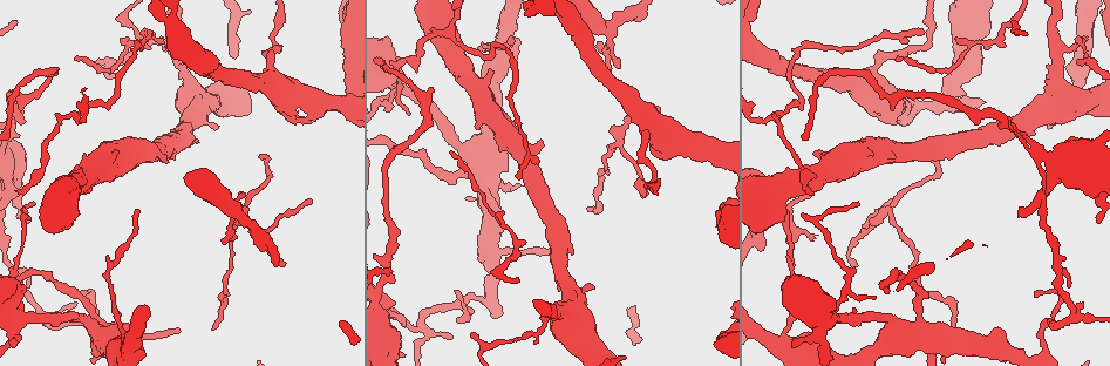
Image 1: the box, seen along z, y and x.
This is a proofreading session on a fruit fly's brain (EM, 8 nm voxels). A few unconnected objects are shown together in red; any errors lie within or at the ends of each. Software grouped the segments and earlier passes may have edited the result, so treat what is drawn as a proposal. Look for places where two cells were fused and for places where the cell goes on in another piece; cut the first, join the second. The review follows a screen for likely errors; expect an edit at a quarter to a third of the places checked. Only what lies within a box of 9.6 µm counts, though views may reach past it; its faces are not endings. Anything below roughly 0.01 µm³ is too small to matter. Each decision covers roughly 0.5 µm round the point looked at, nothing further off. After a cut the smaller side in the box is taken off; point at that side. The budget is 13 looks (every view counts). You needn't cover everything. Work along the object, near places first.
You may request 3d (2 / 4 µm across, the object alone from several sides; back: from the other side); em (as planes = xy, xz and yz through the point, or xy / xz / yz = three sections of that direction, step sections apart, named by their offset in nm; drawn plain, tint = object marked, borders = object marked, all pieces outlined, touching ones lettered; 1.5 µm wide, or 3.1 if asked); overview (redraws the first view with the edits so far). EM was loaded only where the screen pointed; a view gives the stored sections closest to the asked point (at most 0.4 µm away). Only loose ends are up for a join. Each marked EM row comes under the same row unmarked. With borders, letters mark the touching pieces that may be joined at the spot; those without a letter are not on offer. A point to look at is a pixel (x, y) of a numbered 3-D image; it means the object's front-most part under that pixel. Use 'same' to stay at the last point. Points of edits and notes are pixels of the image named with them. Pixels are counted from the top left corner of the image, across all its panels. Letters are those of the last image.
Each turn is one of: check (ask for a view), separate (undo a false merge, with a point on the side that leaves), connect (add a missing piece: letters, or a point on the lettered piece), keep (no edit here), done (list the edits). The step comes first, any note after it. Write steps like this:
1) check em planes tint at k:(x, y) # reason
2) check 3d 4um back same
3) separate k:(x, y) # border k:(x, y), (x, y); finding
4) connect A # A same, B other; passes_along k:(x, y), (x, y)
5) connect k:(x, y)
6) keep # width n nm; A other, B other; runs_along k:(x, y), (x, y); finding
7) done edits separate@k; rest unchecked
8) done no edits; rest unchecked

check 3d 4um at 1:(22, 318) # sharp bend

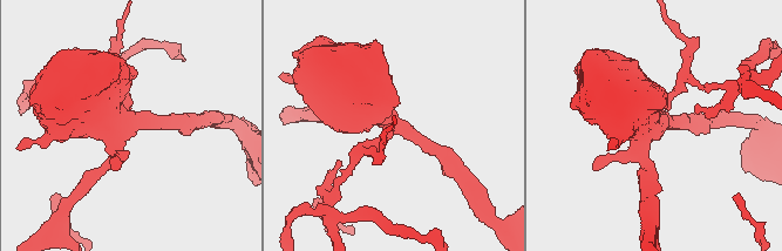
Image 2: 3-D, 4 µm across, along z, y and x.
check em xy step 4 tint at 2:(657, 121) # arms 4; now the EM

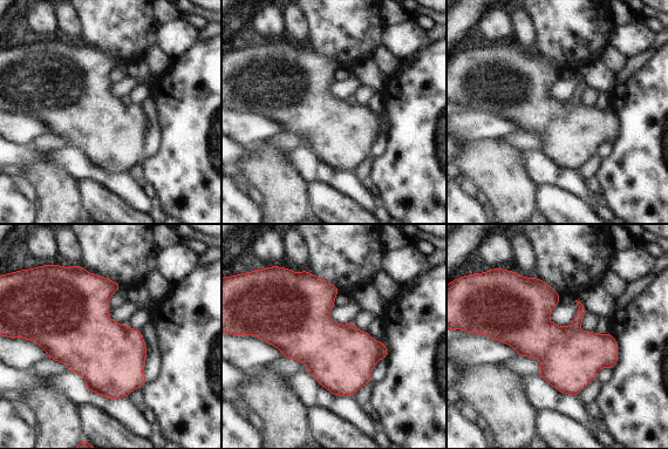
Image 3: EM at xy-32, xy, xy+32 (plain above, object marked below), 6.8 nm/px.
check em planes borders same # another direction

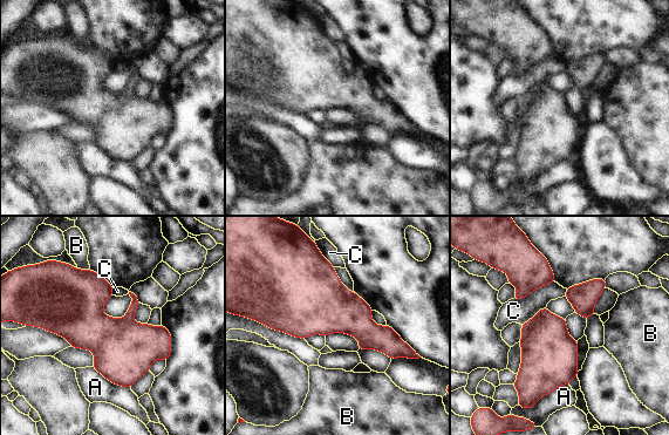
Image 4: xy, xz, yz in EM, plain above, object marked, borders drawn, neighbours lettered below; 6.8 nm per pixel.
separate 4:(132, 308) # A other, B other, C other; border 4:(124, 317), (132, 321); a second cell is stuck on

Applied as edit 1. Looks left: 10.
check overview # see it whole again

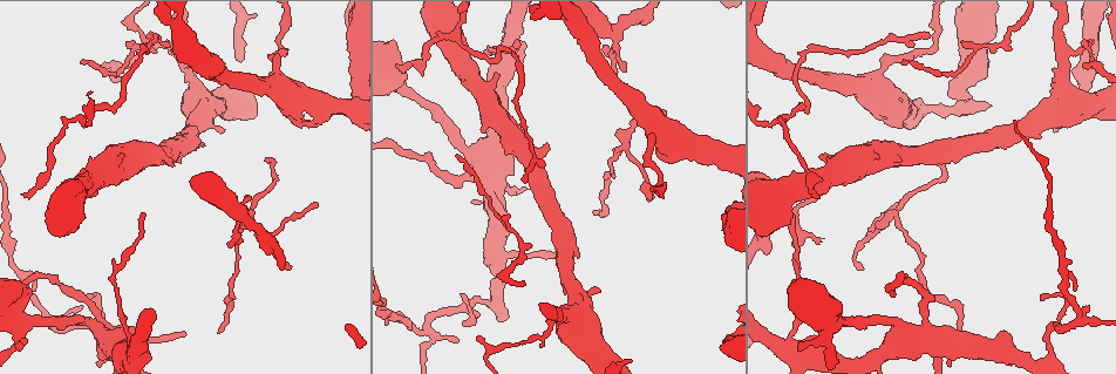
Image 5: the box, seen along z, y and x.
check 3d 4um at 5:(316, 205) # tapers out

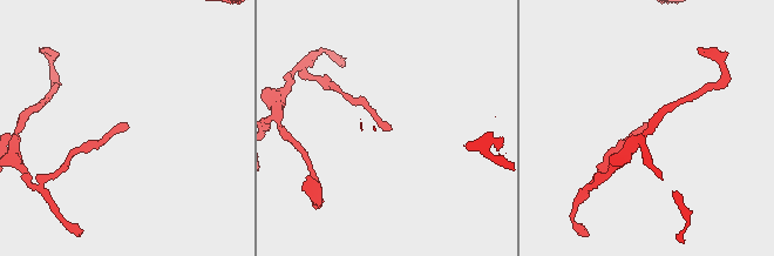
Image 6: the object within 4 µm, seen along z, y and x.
check em planes borders at 6:(387, 130)

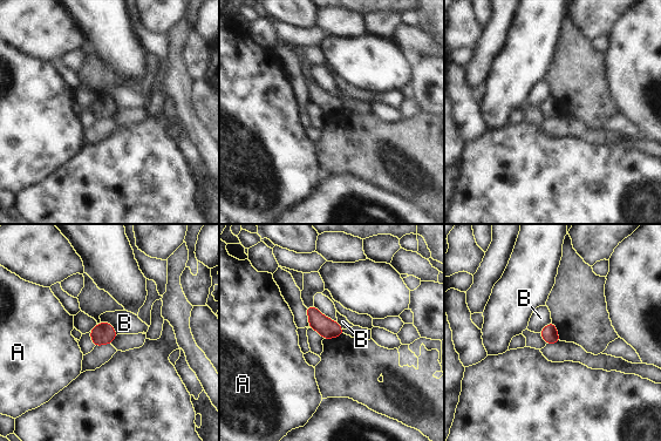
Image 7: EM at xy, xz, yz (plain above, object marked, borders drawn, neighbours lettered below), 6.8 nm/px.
keep # A other, B other; none of them fits

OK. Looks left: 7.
check em yz step 4 tint at 5:(624, 147) # branch point

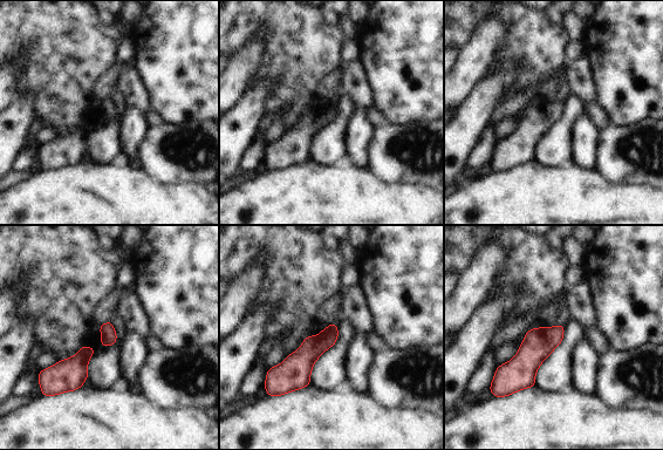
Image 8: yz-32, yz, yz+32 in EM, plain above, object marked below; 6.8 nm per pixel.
check em planes tint same

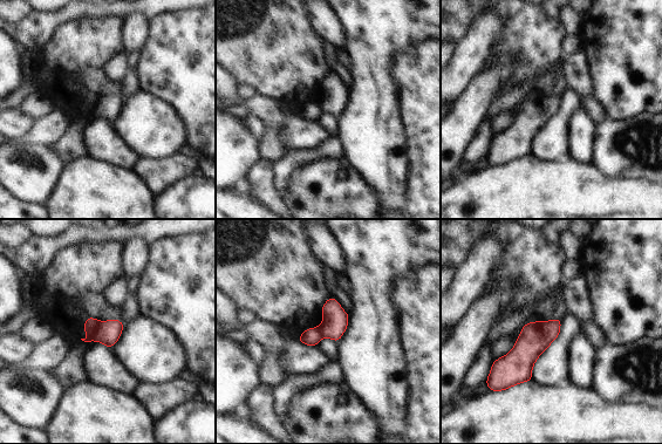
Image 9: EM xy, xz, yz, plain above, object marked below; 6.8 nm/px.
check em planes borders same # what lies round it

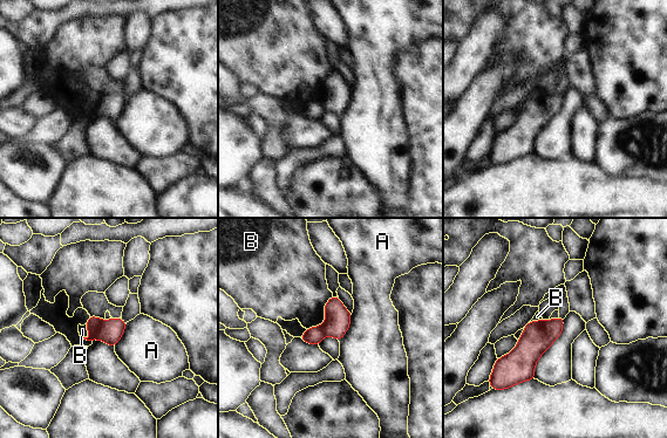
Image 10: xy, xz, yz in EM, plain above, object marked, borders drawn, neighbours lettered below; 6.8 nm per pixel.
separate 10:(93, 323) # A other, B other; border 10:(102, 321), (96, 330), (95, 339); two cells meet here

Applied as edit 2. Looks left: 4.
check overview # redraw

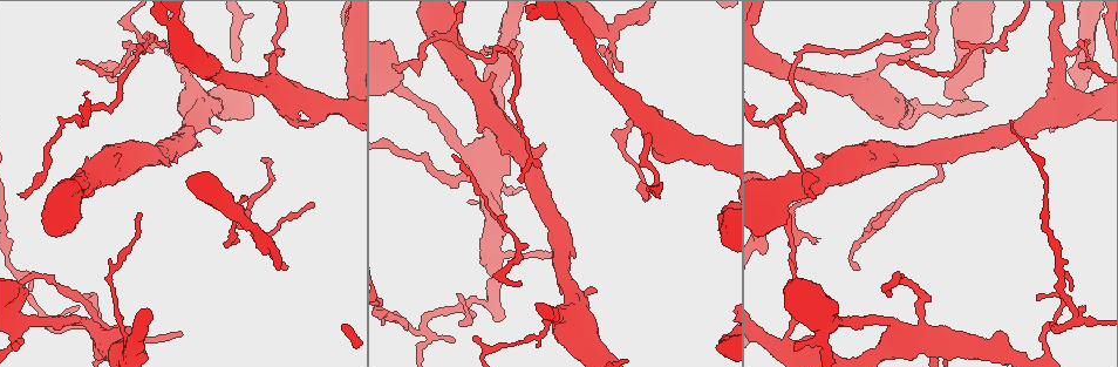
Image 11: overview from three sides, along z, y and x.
check 3d 4um at 11:(594, 292) # free end

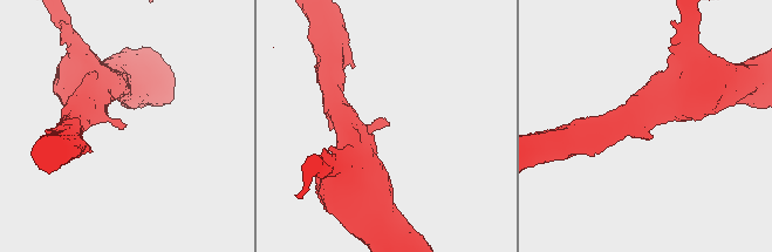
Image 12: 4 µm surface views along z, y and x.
check em xy step 4 borders at 12:(388, 126) # shape alone is not enough

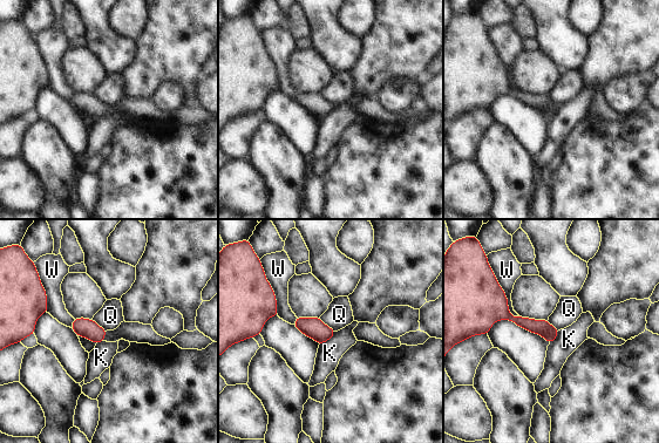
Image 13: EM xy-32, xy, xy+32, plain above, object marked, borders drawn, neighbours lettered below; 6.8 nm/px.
check em planes borders same # cut it another way

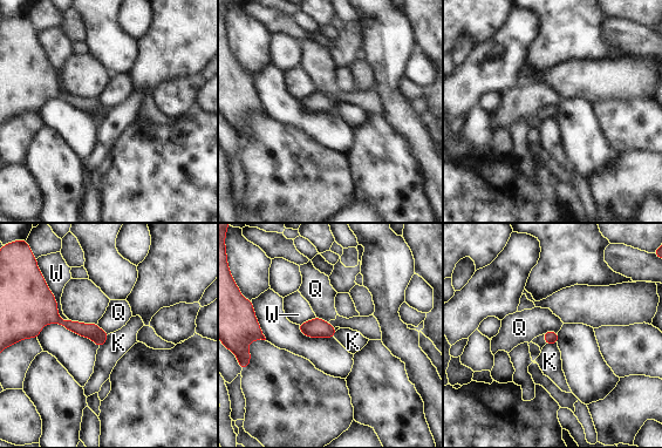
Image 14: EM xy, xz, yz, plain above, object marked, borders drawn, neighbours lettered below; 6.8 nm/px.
keep # K other, Q other, W other; no lettered piece goes on from it

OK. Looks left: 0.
done edits separate@4, separate@10; rest unchecked

